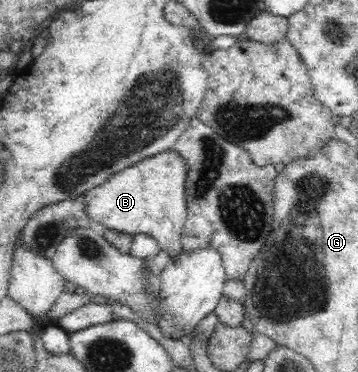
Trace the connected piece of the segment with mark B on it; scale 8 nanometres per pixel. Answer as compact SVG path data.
M172 149L165 150L110 176L103 184L84 193L80 200L84 203L88 219L99 229L155 237L163 252L170 256L170 262L176 262L183 251L181 232L187 216L186 172L187 165L183 160Z

